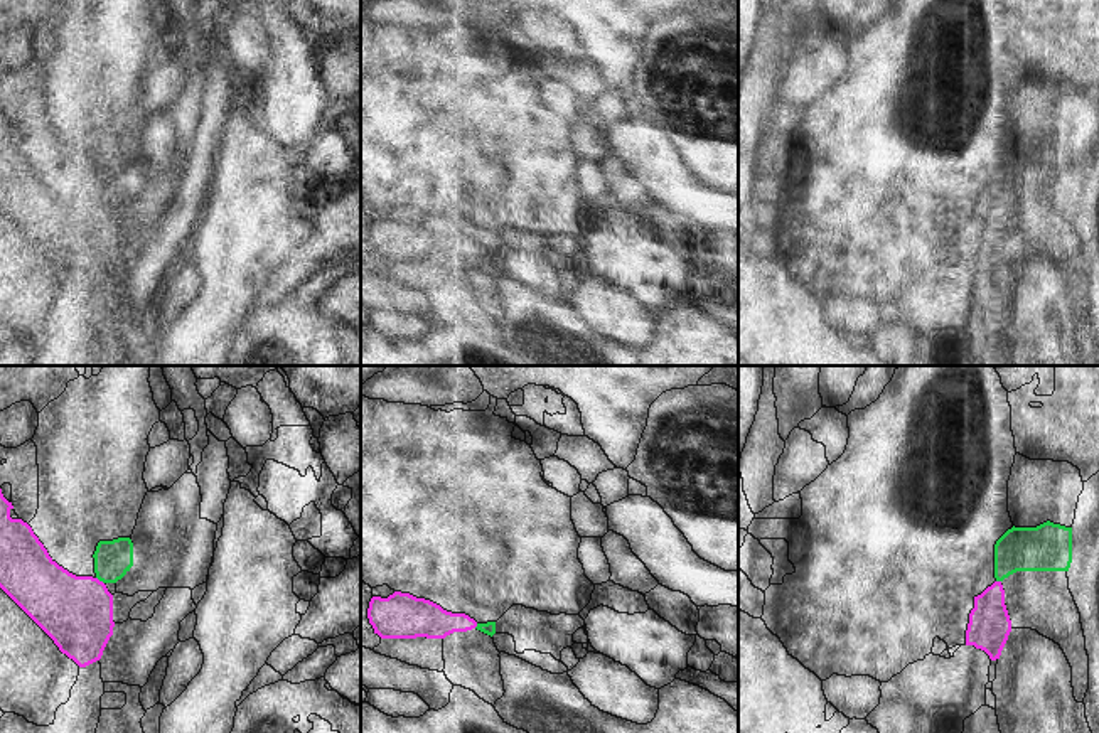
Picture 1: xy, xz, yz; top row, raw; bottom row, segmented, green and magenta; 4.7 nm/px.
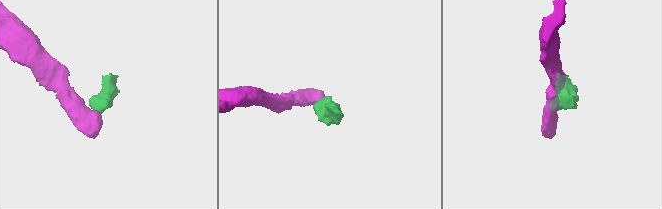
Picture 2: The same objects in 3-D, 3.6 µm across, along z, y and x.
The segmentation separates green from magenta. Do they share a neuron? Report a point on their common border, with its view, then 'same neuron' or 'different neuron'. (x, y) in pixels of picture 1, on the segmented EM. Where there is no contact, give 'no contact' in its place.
xy (100, 580) | different neuron

